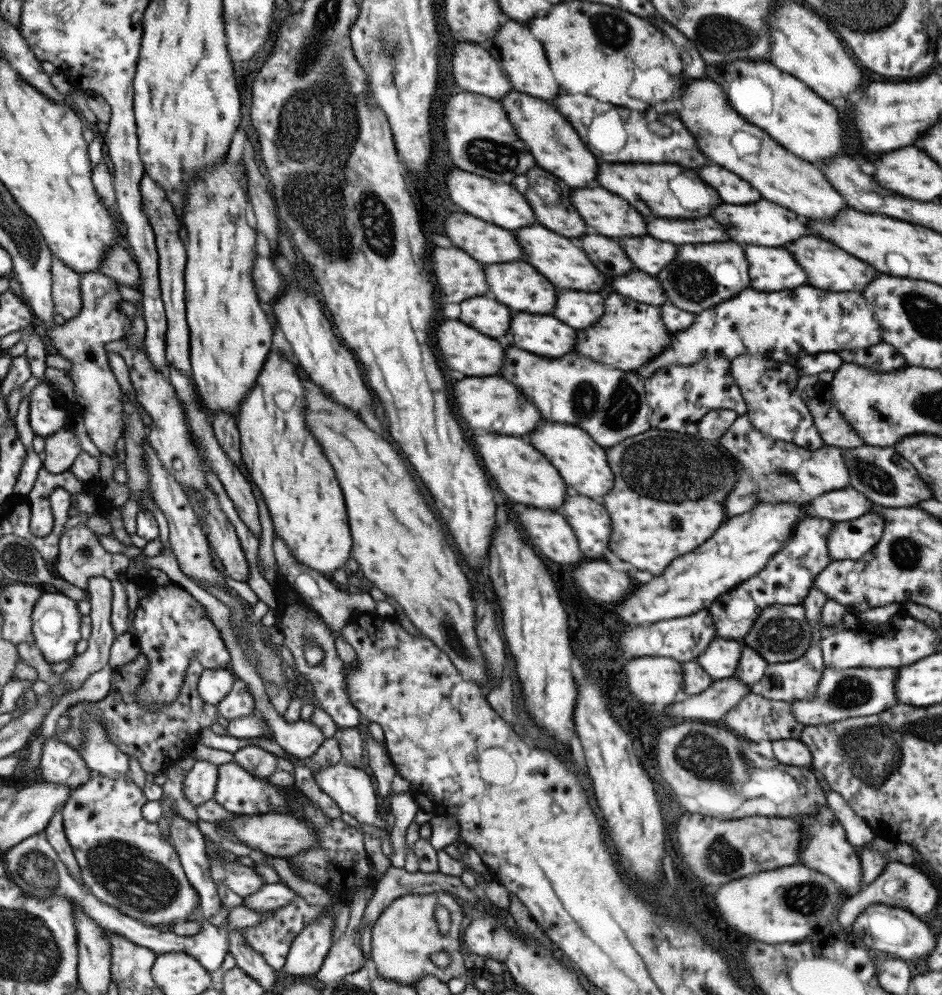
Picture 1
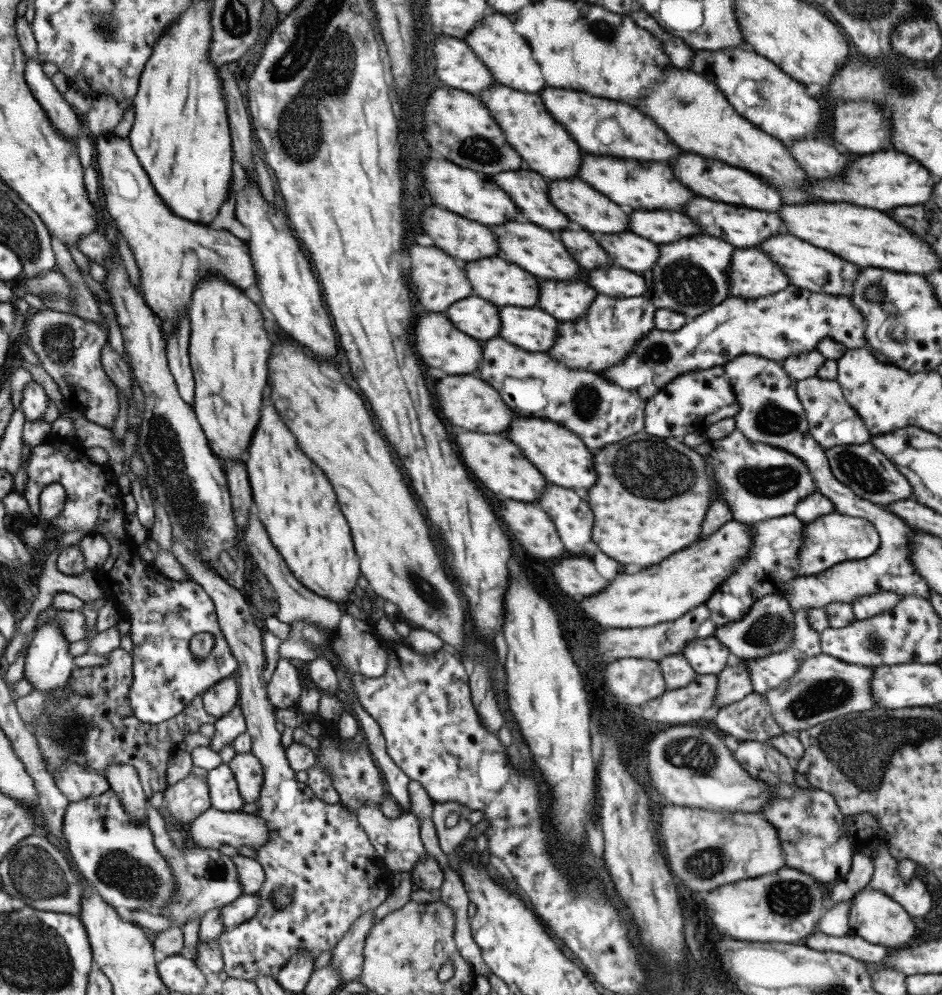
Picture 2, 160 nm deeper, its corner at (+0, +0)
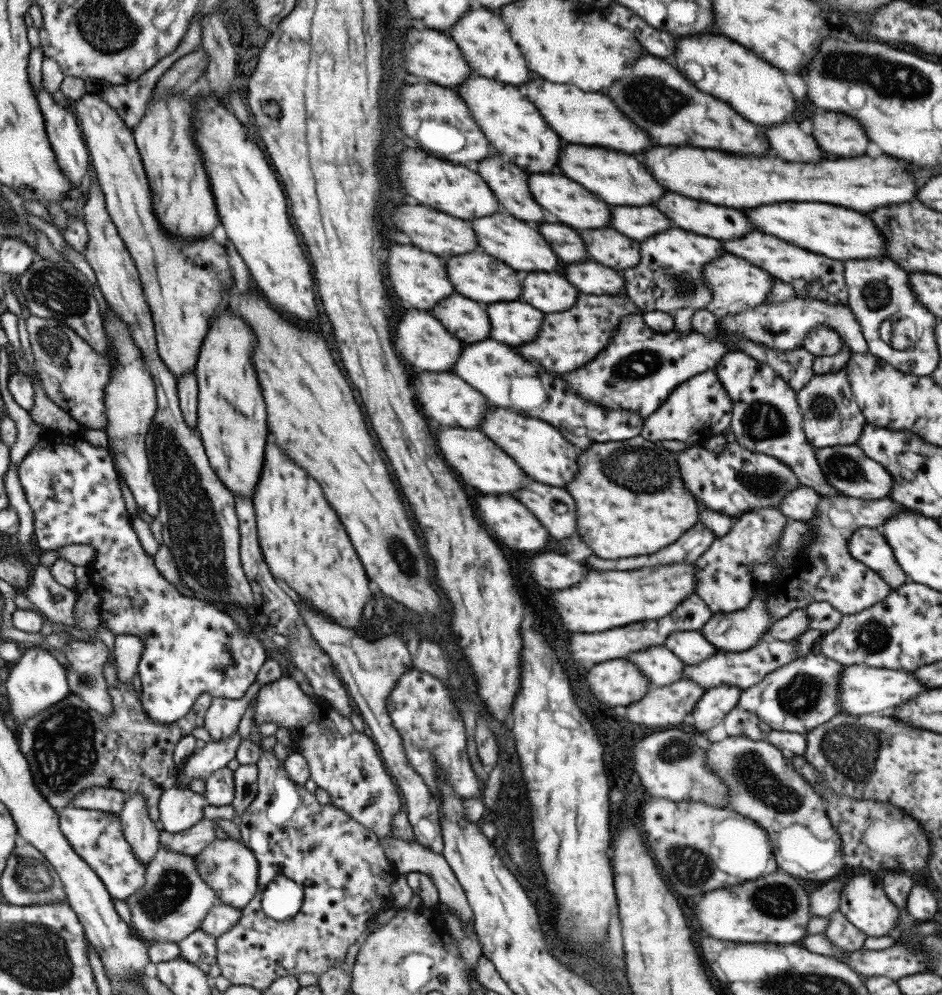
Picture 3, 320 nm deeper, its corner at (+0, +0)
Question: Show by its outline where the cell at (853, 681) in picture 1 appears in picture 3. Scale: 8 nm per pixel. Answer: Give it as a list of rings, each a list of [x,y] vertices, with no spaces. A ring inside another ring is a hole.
[[[820,652],[794,658],[788,663],[769,672],[761,682],[742,689],[736,706],[754,712],[773,730],[804,735],[840,712],[838,682],[845,666],[825,658]]]

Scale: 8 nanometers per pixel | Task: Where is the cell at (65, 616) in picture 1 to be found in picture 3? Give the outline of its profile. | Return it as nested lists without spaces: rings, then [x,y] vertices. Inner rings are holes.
[[[27,646],[22,648],[22,654],[14,667],[8,674],[8,679],[4,683],[6,695],[10,702],[10,712],[17,726],[22,728],[22,724],[30,717],[39,714],[45,708],[52,707],[55,702],[65,698],[70,692],[67,687],[67,672],[47,650],[41,646]]]

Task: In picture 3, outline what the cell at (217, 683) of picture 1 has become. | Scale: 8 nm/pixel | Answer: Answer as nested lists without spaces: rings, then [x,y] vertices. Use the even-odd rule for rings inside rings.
[[[255,682],[247,688],[243,698],[215,698],[212,697],[211,704],[207,707],[204,714],[202,727],[207,730],[211,741],[225,740],[230,738],[236,731],[237,723],[243,721],[245,708],[250,699],[255,697],[260,688]]]

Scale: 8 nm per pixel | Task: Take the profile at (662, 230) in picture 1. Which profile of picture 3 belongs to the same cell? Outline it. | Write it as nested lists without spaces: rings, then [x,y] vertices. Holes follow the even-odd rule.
[[[609,206],[609,226],[631,240],[645,240],[653,232],[671,228],[669,220],[651,206]]]

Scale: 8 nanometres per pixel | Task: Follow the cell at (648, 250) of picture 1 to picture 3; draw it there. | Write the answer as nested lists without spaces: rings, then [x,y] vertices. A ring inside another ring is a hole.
[[[601,228],[601,230],[583,230],[579,232],[587,256],[590,261],[608,267],[617,272],[623,272],[625,269],[637,266],[641,260],[639,254],[639,244],[621,236],[619,232],[611,228]]]

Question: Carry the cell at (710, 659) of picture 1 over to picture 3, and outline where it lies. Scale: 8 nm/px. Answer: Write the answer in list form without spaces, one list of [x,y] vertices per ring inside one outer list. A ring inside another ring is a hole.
[[[698,631],[673,632],[665,638],[664,648],[670,650],[687,666],[697,666],[697,664],[701,664],[700,662],[705,660],[708,656],[711,656],[717,651],[721,651],[715,649],[713,645],[709,645],[709,642],[705,641],[705,638],[703,638]]]

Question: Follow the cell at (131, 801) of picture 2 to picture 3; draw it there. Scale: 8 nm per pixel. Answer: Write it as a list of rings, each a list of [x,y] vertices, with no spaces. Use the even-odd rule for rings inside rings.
[[[138,792],[125,793],[125,796],[126,801],[118,814],[121,830],[136,860],[147,865],[156,855],[160,831],[153,826],[142,796]]]

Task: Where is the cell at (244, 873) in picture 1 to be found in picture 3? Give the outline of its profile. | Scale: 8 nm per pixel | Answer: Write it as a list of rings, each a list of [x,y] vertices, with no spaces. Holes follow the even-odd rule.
[[[159,843],[156,855],[145,867],[143,886],[124,900],[131,914],[128,923],[131,932],[146,940],[178,942],[198,928],[208,909],[219,901],[199,878],[194,860],[194,856],[166,850]]]

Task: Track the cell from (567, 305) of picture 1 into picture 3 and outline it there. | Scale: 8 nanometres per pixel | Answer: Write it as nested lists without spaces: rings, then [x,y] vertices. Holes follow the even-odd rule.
[[[531,272],[521,280],[521,300],[541,312],[563,312],[573,306],[578,290],[561,276]]]

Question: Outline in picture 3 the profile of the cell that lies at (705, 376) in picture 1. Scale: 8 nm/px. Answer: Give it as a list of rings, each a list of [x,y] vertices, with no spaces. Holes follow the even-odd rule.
[[[706,370],[676,386],[665,401],[643,420],[640,435],[651,442],[679,440],[688,446],[700,445],[703,440],[722,434],[730,423],[732,409],[714,371]]]

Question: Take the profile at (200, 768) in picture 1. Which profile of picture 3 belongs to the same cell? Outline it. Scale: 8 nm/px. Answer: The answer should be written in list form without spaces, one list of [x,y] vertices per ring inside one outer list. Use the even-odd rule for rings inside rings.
[[[173,786],[164,790],[158,800],[158,821],[162,830],[178,833],[202,819],[202,808],[207,805],[204,795],[188,788]]]

